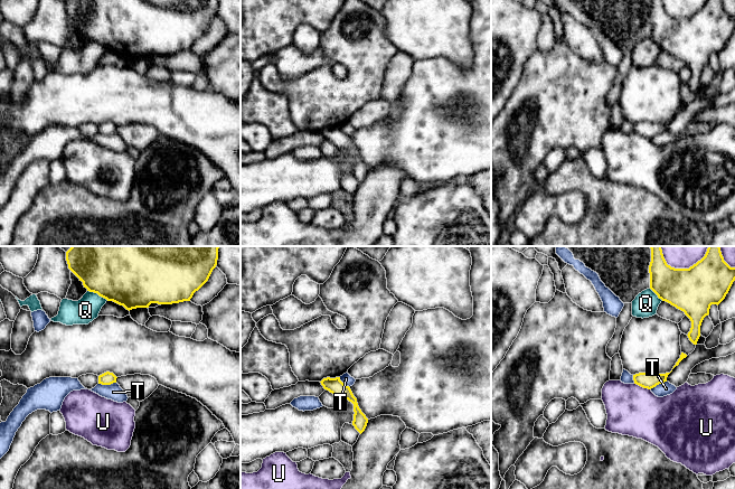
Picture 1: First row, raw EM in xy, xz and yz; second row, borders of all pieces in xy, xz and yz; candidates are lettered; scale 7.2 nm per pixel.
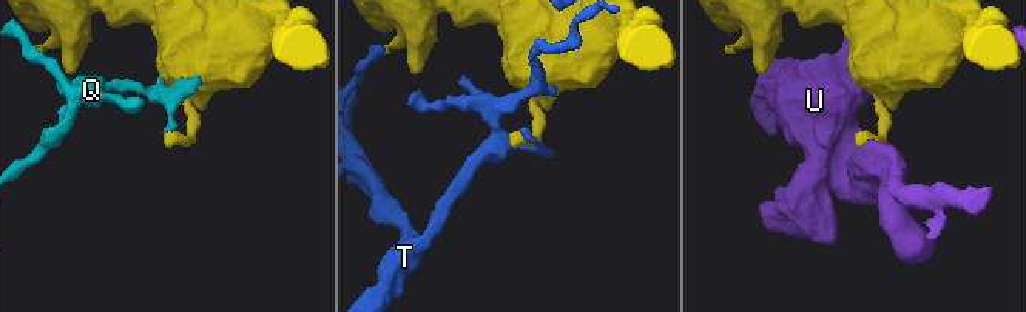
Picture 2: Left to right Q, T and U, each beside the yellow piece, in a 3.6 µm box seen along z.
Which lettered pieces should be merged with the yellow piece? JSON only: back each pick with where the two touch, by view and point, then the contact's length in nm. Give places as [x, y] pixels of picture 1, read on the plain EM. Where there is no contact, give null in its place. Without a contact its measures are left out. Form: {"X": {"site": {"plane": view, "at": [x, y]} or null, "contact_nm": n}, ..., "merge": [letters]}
{"merge": []}

